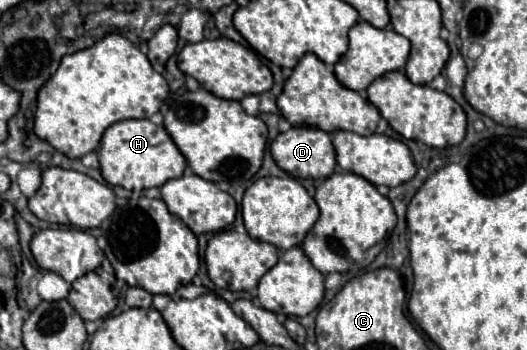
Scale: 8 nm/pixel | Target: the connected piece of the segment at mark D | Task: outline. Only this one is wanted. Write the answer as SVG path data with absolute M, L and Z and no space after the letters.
M290 127L272 141L270 153L276 165L296 179L326 179L336 169L336 151L332 147L330 135L314 127Z

